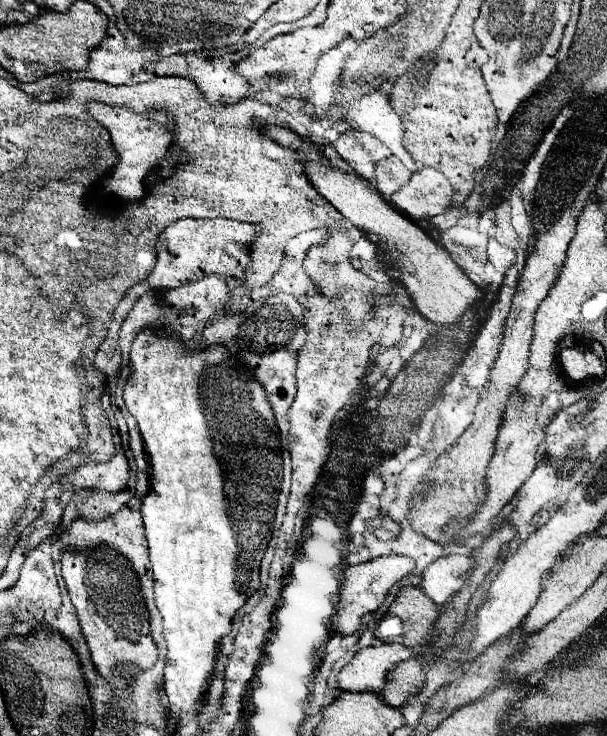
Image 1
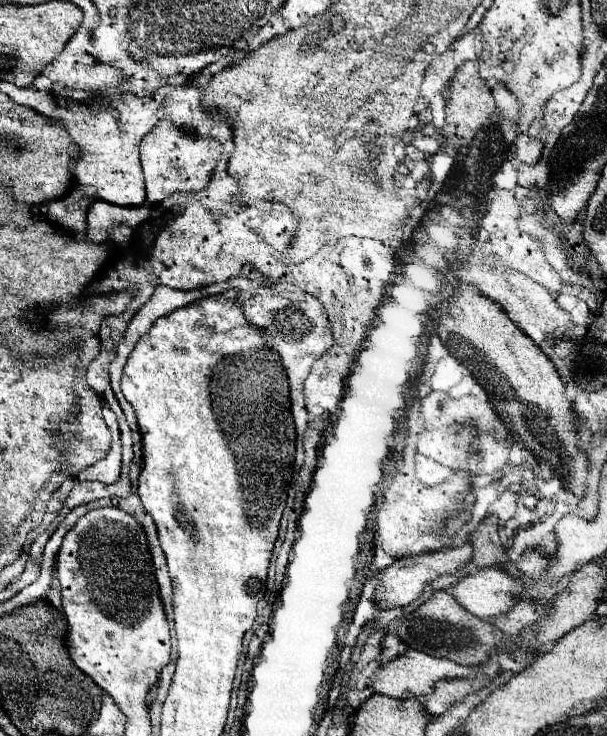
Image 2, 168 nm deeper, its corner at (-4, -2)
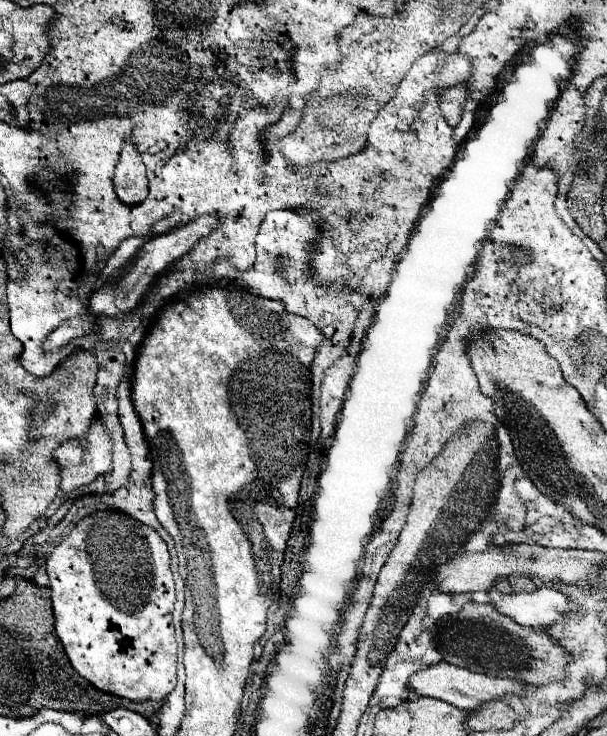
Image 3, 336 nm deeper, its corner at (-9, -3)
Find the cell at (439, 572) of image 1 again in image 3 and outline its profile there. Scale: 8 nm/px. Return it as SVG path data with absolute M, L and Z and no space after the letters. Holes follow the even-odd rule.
M551 585L537 587L535 591L519 593L501 593L495 587L487 591L491 595L491 605L503 615L511 617L519 625L541 627L561 619L571 605L563 593Z

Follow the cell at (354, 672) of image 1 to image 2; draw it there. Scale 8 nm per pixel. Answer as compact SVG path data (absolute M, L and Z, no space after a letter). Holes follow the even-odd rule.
M408 650L400 658L384 664L372 678L370 688L378 694L386 694L392 698L418 698L426 696L434 690L434 684L440 680L454 680L454 678L474 678L476 668L464 668L456 662L450 662L446 658L434 658L416 650Z

